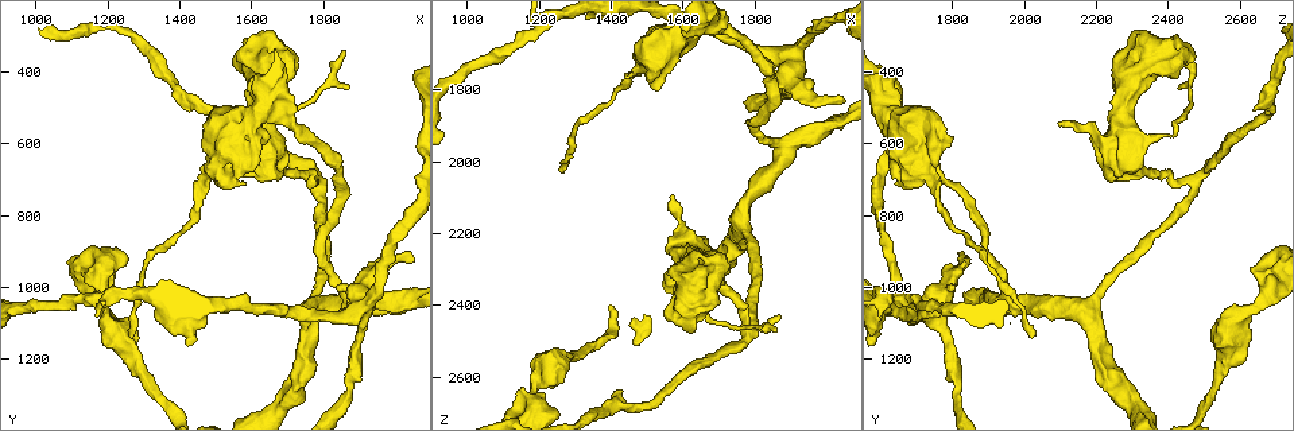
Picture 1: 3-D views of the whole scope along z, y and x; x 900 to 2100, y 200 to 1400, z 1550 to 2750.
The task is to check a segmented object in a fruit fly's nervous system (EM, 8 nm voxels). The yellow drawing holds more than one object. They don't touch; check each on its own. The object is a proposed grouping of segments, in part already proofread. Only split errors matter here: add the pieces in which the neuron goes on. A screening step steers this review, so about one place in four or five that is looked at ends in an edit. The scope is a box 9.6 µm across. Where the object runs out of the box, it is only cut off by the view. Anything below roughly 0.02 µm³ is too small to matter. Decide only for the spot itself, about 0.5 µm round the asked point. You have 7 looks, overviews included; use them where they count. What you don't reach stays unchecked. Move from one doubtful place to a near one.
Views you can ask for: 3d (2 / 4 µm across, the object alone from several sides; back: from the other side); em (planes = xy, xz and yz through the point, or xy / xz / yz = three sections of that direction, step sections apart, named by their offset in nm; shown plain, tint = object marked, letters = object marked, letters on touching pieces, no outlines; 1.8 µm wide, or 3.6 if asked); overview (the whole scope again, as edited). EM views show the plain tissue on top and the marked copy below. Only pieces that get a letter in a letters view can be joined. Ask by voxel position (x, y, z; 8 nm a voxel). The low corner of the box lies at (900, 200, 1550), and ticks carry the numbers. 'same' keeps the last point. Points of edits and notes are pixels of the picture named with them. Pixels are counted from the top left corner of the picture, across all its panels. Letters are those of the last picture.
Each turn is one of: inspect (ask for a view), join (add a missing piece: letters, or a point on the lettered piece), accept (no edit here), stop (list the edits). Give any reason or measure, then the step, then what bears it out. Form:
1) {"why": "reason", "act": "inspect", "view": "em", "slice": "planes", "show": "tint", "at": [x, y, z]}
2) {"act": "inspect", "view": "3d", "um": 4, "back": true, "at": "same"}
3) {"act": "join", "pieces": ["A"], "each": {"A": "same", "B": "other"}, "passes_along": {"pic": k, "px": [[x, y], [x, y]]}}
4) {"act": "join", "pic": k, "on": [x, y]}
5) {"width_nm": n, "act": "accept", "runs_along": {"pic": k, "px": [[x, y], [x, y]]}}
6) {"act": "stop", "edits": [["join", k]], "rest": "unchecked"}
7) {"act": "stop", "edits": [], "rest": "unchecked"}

{"why": "abrupt turn", "act": "inspect", "view": "3d", "um": 4, "at": [1900, 1060, 1700]}

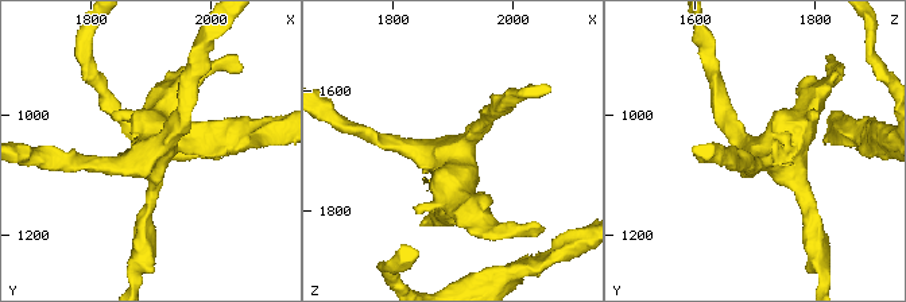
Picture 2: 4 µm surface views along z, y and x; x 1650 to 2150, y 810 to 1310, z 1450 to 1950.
{"why": "need the tissue", "act": "inspect", "view": "em", "um": 3.6, "slice": "xy", "step": 8, "show": "tint", "at": [1895, 1060, 1705]}

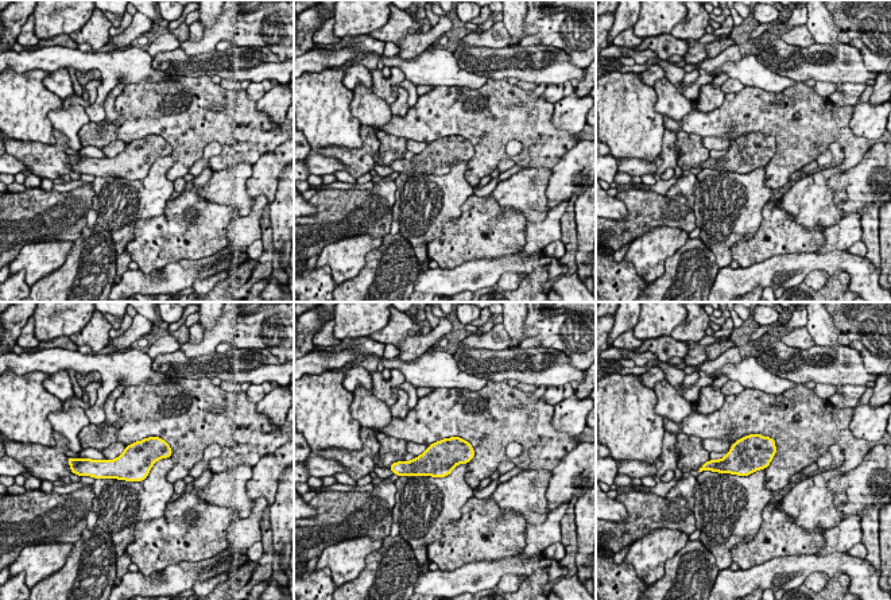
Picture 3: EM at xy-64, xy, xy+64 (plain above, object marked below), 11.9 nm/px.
{"act": "inspect", "view": "em", "um": 3.6, "slice": "xz", "step": 16, "show": "letters", "at": "same"}

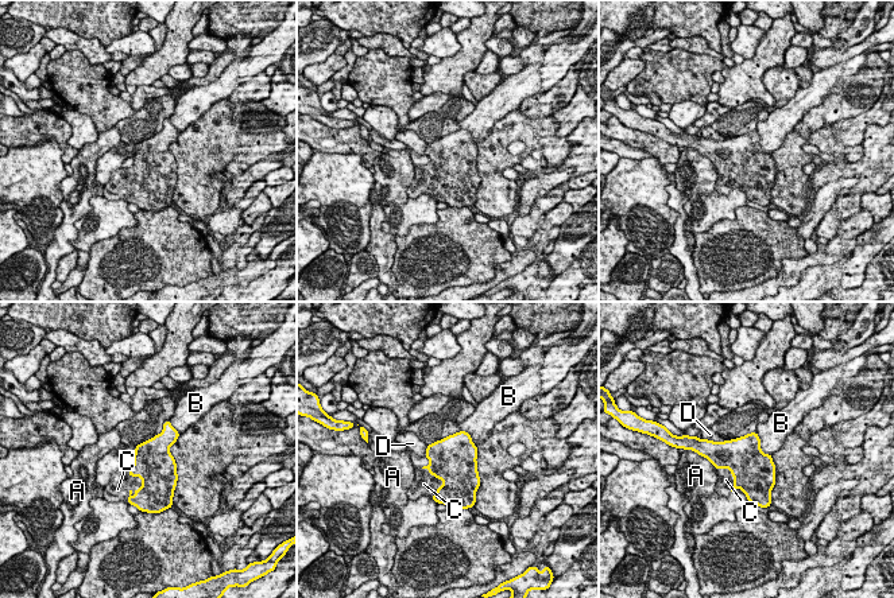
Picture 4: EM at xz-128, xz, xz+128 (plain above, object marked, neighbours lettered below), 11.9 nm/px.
{"act": "join", "pieces": ["C"], "each": {"A": "other", "B": "other", "C": "same", "D": "other"}, "passes_along": {"pic": 4, "px": [[157, 468], [142, 482], [122, 482]]}, "found": "the neuron continues"}

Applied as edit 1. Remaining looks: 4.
{"why": "sharp bend", "act": "inspect", "view": "em", "slice": "planes", "show": "letters", "at": [1880, 1030, 1960]}

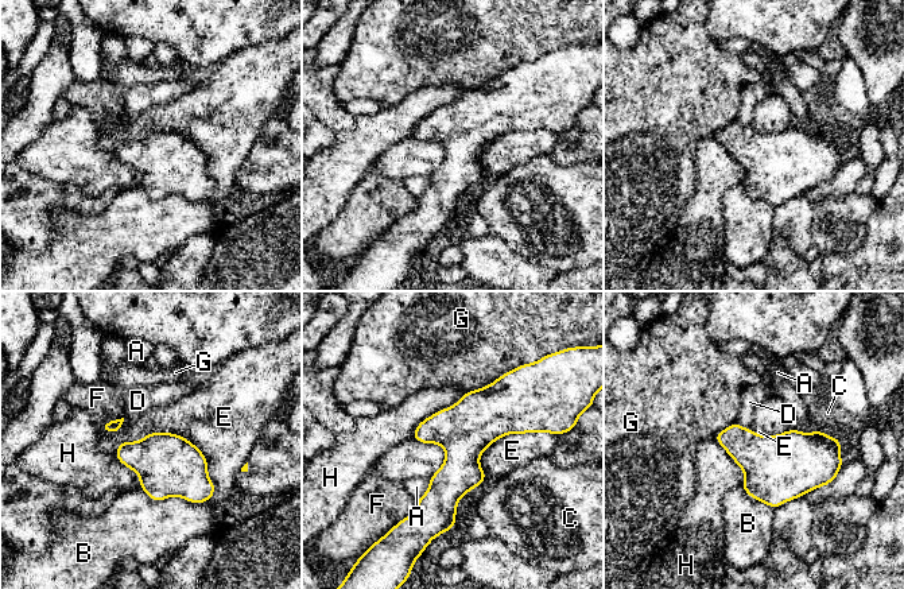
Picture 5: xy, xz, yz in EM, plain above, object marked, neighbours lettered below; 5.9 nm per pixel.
{"width_nm": 320, "act": "accept", "each": {"A": "other", "B": "other", "C": "other", "D": "other", "E": "other", "F": "other", "G": "other", "H": "other"}, "border": {"pic": 5, "px": [[113, 453], [181, 434], [216, 491]]}, "found": "no lettered piece goes on from it"}

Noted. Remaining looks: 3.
{"why": "thick turns thin", "act": "inspect", "view": "3d", "um": 4, "at": [1510, 620, 1690]}

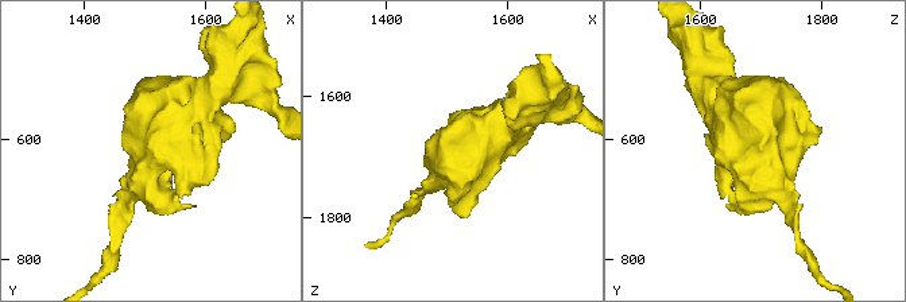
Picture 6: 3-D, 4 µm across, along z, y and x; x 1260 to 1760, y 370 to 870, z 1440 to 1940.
{"act": "inspect", "view": "em", "um": 3.6, "slice": "planes", "show": "tint", "at": [1505, 610, 1700]}

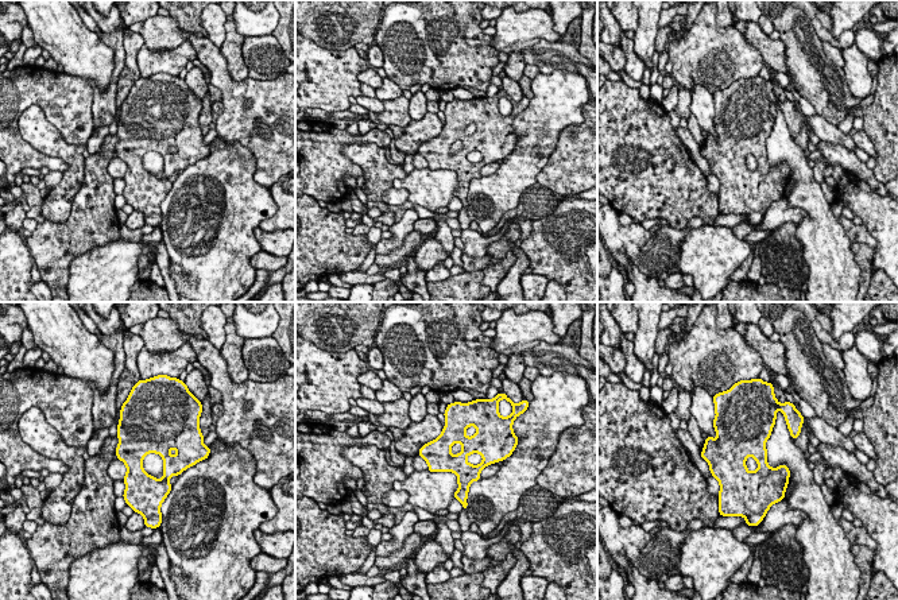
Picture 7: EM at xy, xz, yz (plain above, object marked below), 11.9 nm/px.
{"why": "see the neighbours", "act": "inspect", "view": "em", "um": 3.6, "slice": "planes", "show": "letters", "at": "same"}

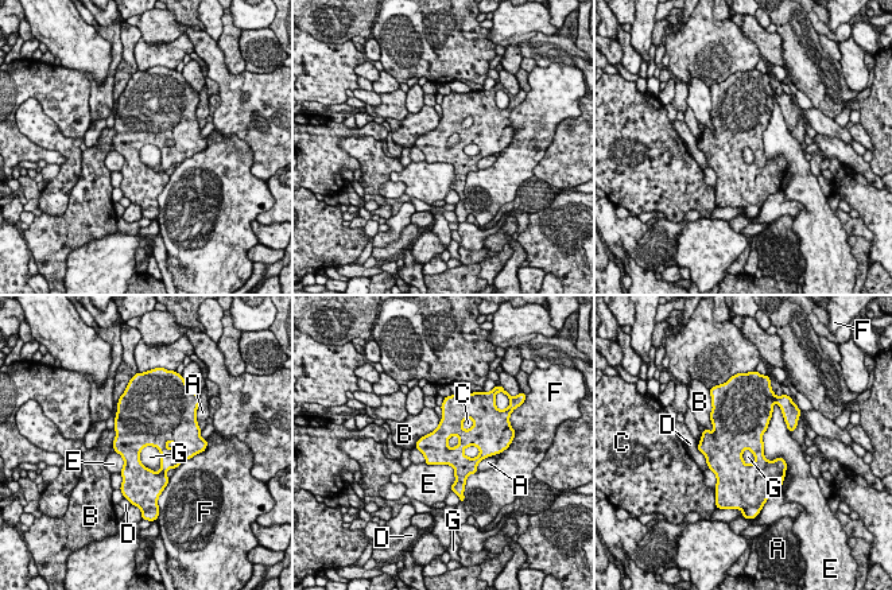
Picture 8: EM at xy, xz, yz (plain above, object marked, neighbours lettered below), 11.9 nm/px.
{"longest_contact_nm": ["E", 750], "act": "accept", "each": {"A": "other", "B": "other", "C": "other", "D": "other", "E": "other", "F": "other", "G": "other"}, "border": {"pic": 8, "px": [[146, 445], [159, 451], [156, 473]]}, "found": "none of them fits"}

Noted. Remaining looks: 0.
{"act": "stop", "edits": [["join", 4]], "rest": "unchecked"}

